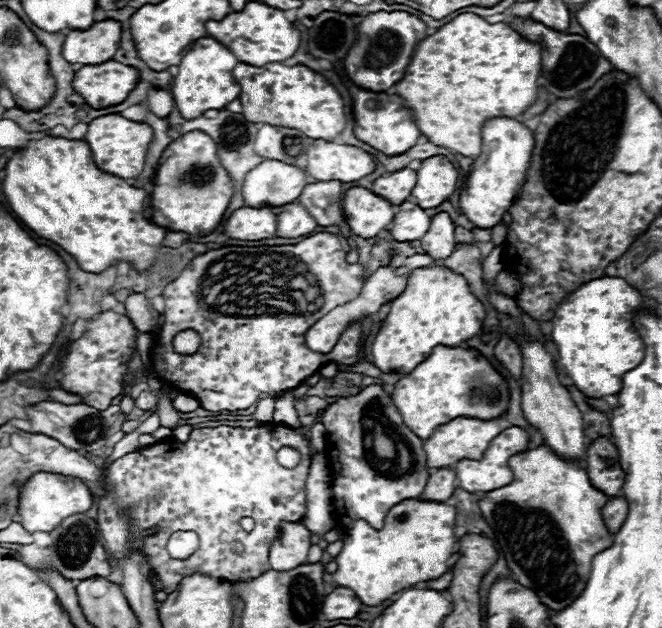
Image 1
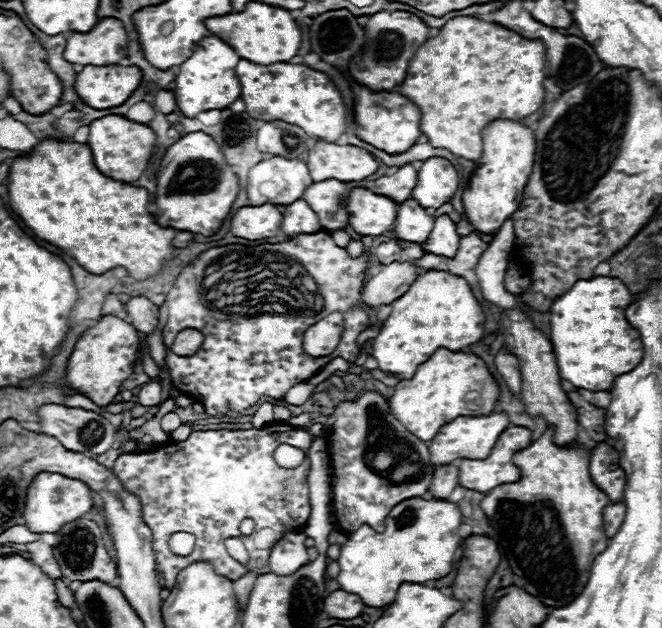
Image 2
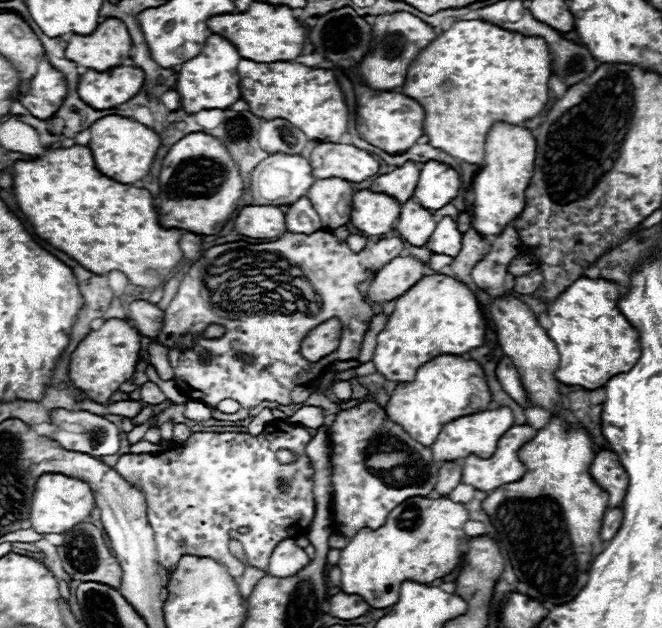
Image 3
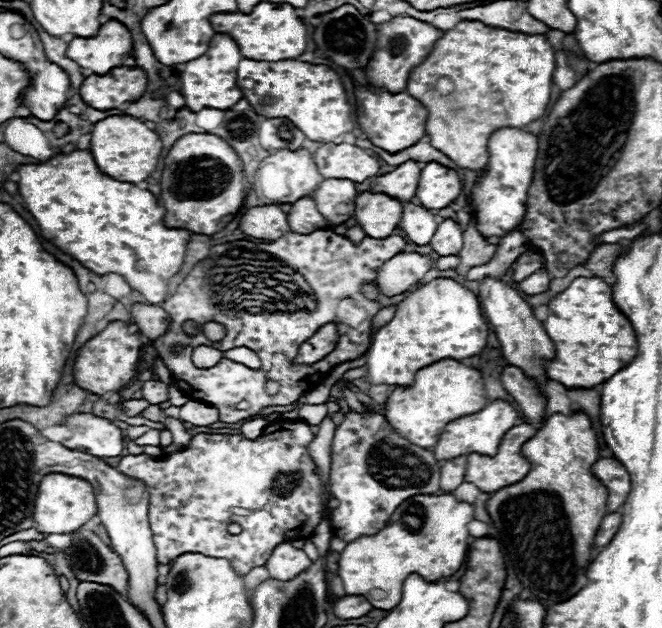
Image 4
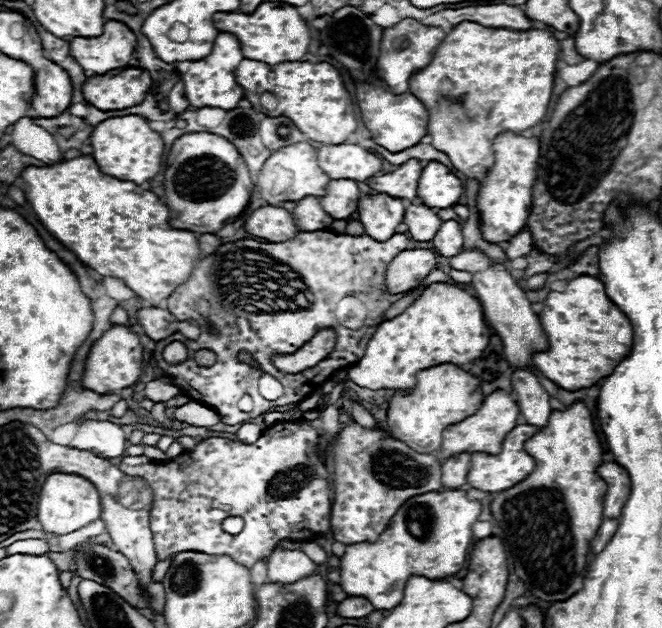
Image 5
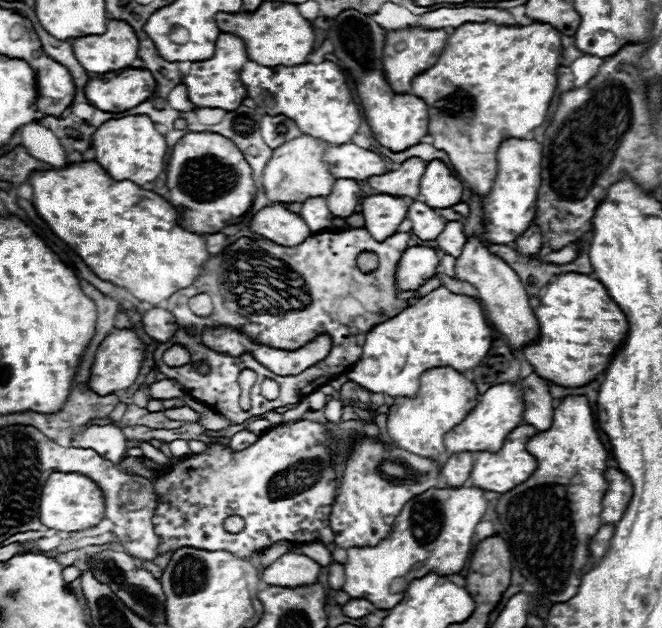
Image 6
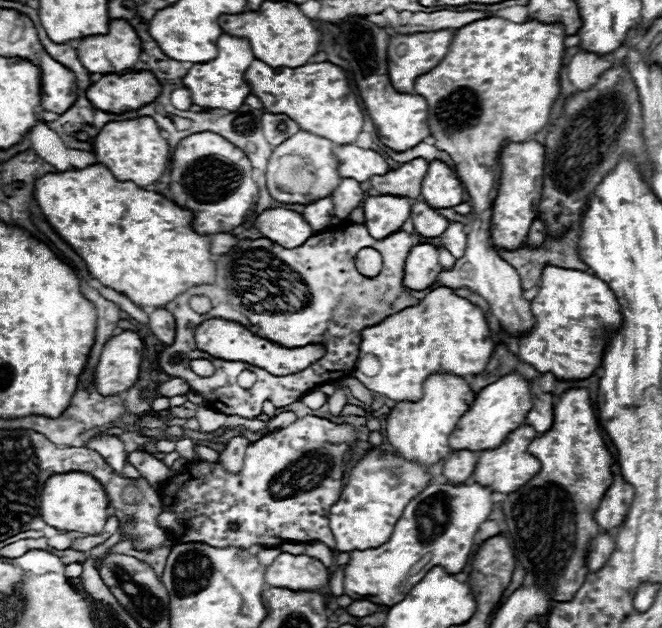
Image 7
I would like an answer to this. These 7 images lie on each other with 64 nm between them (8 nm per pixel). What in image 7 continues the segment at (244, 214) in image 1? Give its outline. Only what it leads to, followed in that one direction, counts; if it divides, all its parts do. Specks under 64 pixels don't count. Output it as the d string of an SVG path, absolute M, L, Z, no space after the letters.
M270 208L264 210L256 218L256 228L270 238L272 242L284 246L284 248L296 248L302 246L310 236L316 232L310 228L310 224L302 218L302 214L286 210L286 208Z

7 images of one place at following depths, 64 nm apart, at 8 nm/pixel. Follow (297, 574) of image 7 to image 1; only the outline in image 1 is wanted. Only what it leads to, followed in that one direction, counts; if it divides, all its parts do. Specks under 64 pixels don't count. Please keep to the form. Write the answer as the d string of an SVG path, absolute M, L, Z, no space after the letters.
M302 522L282 524L280 536L272 542L270 548L270 566L278 572L290 572L300 564L306 564L310 548L310 532Z

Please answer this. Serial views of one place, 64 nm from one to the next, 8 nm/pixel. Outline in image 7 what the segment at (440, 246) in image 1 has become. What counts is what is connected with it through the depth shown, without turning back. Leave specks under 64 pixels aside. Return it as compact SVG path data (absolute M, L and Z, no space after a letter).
M452 222L448 226L448 230L440 236L442 244L448 248L448 252L454 256L454 258L462 258L464 256L464 250L466 250L466 232L464 232L464 224L460 222Z

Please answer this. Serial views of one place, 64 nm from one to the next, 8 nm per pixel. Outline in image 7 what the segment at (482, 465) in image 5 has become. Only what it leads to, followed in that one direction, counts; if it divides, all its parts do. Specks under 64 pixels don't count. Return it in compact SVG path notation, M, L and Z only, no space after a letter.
M522 424L506 436L506 440L500 448L480 452L480 458L478 458L478 464L474 470L474 480L482 486L492 486L496 492L502 492L502 494L516 492L520 486L530 482L540 472L540 460L528 452L528 444L536 436L538 436L538 432L532 426Z

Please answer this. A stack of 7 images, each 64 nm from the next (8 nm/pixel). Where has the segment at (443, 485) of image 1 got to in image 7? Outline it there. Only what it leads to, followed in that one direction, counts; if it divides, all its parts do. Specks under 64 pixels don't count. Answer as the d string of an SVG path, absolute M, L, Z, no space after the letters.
M456 450L444 462L444 476L454 484L464 484L472 476L476 462L478 462L478 452Z

